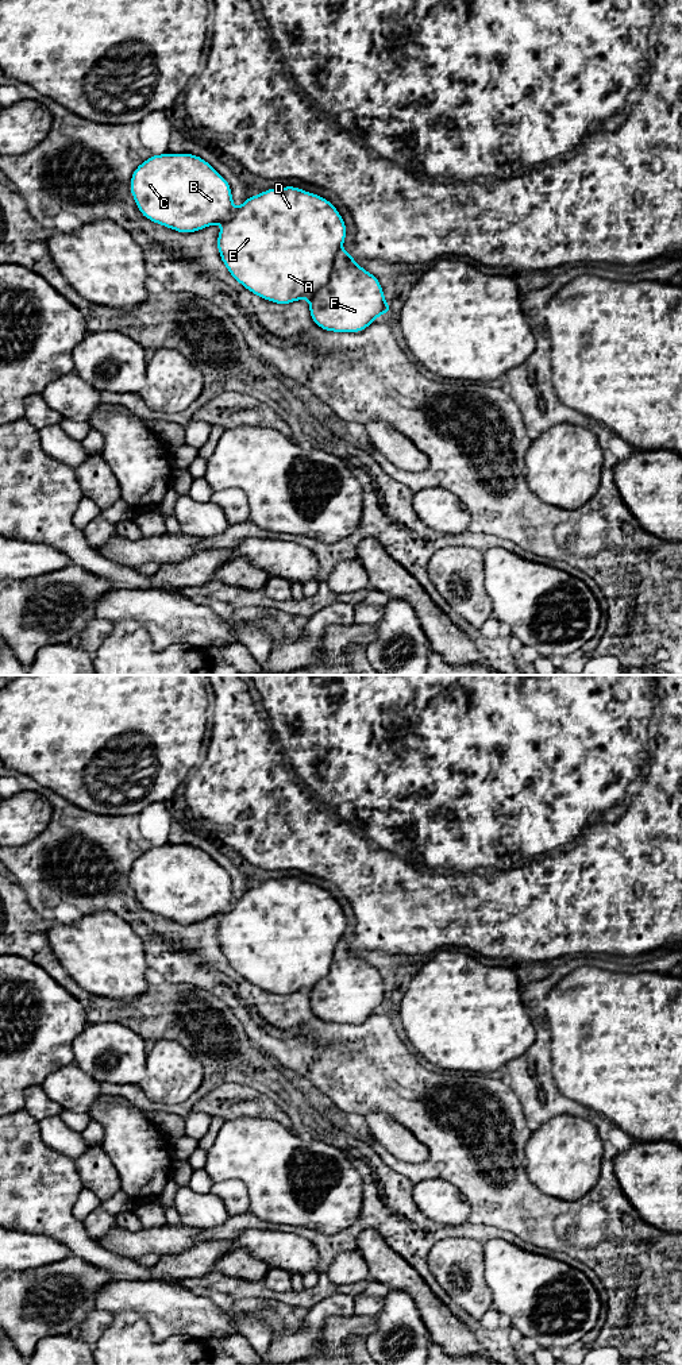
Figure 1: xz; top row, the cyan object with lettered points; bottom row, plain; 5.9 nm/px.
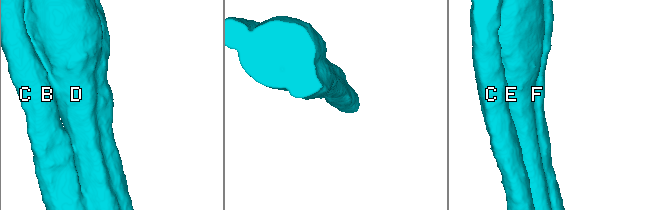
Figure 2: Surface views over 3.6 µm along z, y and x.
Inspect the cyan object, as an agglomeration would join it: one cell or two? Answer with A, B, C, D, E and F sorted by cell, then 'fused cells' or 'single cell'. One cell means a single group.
A D E / B C F | fused cells

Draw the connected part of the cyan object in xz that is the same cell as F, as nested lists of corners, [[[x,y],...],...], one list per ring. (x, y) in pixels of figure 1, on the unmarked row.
[[[339,941],[330,972],[309,990],[309,1006],[321,1021],[331,1023],[362,1023],[381,1006],[390,1005],[378,969],[365,961],[344,941]]]

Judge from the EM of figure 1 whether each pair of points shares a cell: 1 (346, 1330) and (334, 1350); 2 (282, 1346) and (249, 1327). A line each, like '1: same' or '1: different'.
1: same
2: different

